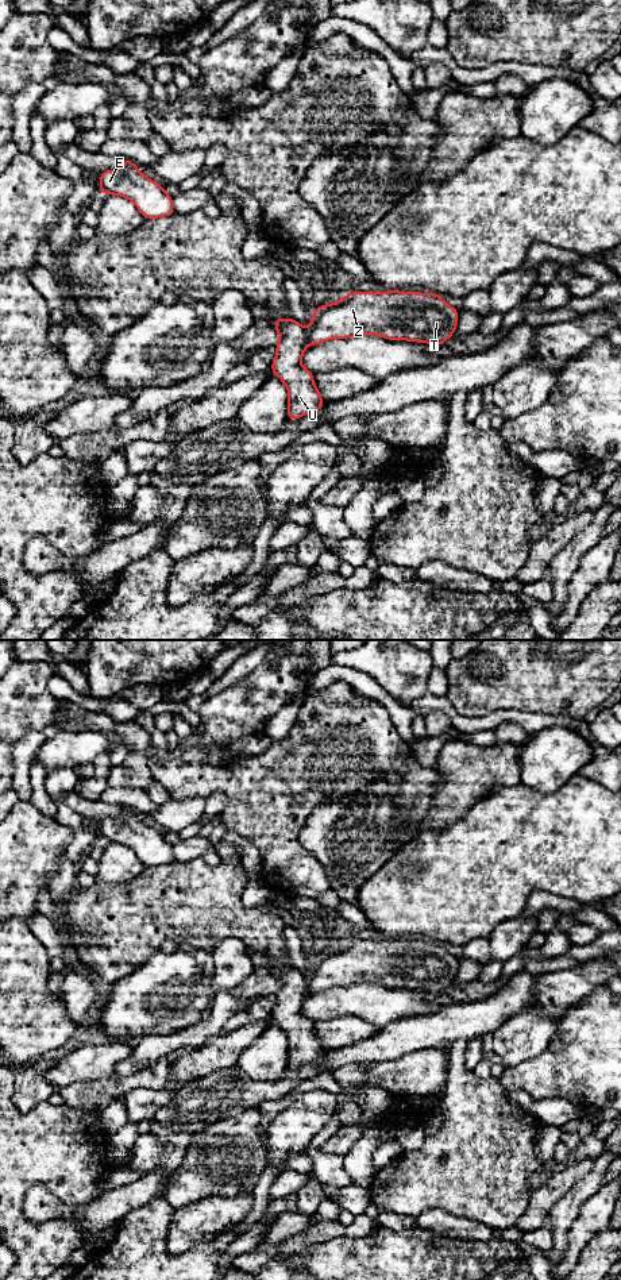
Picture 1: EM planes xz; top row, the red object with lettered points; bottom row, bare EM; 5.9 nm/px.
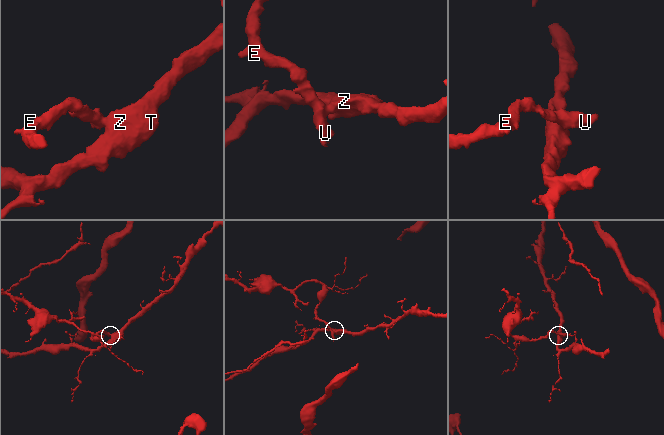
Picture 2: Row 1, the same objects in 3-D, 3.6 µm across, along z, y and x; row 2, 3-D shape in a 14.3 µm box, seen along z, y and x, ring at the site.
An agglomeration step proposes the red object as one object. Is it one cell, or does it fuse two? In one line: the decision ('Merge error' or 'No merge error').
Merge error

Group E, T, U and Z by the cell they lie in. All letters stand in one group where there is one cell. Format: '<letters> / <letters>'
E U / T Z

